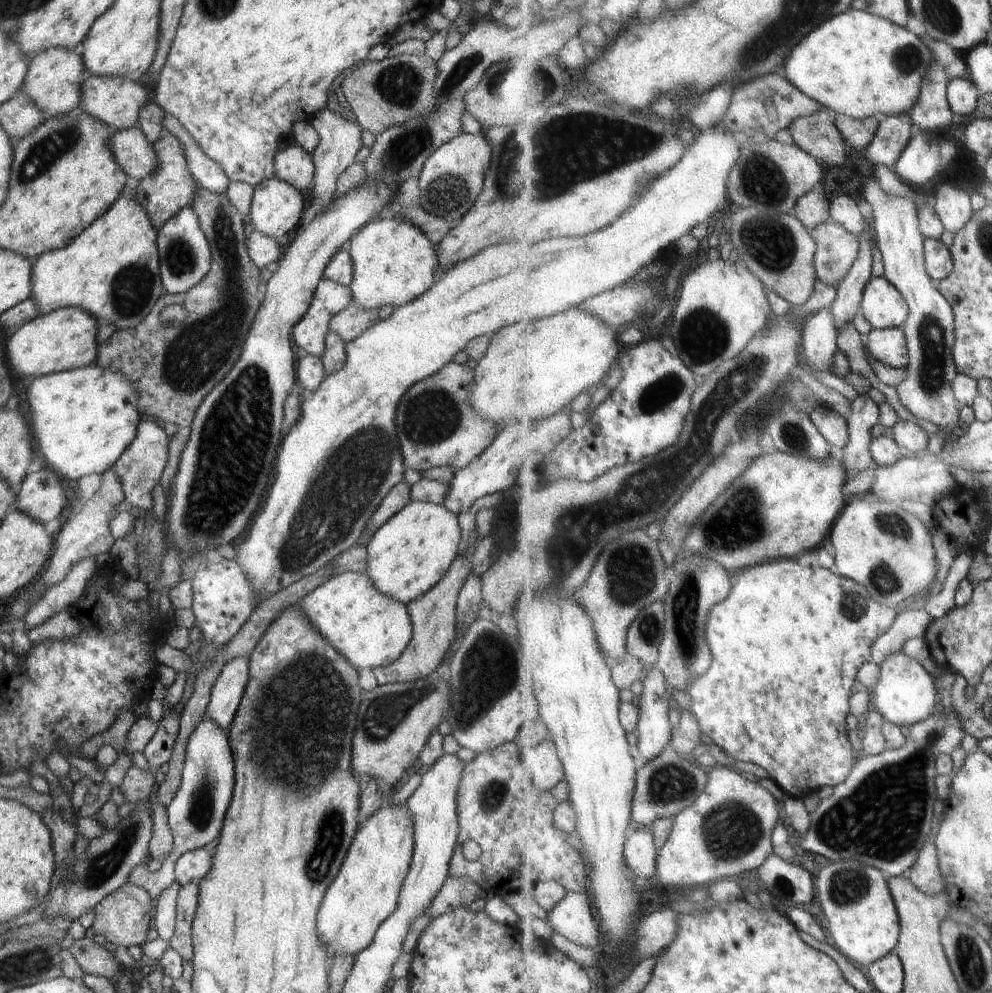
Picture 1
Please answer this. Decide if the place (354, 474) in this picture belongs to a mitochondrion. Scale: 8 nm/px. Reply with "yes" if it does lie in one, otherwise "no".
yes

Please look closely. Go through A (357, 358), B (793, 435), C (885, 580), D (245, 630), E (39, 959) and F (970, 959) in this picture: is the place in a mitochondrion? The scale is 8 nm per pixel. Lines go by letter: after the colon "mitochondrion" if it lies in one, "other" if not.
A: other
B: mitochondrion
C: mitochondrion
D: other
E: mitochondrion
F: mitochondrion

